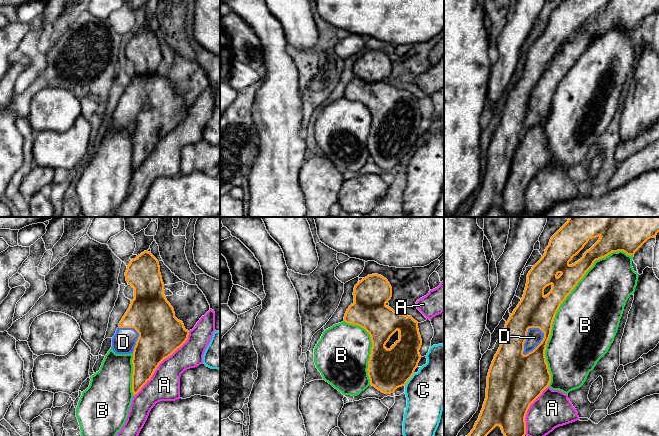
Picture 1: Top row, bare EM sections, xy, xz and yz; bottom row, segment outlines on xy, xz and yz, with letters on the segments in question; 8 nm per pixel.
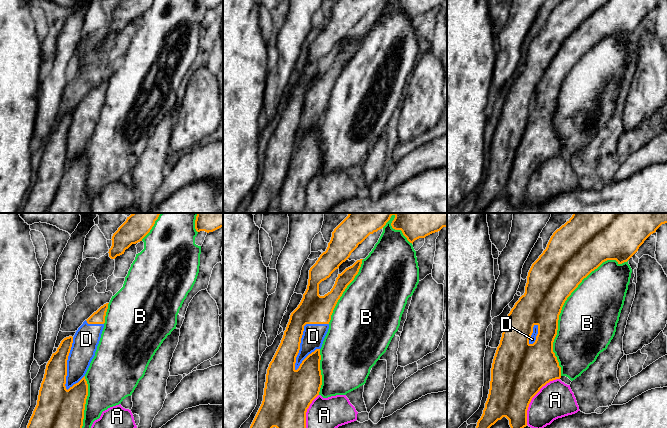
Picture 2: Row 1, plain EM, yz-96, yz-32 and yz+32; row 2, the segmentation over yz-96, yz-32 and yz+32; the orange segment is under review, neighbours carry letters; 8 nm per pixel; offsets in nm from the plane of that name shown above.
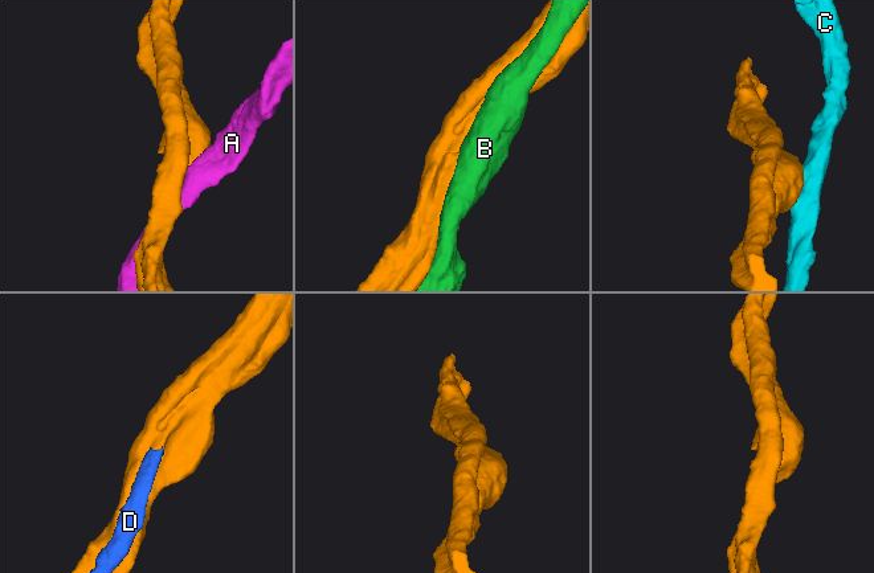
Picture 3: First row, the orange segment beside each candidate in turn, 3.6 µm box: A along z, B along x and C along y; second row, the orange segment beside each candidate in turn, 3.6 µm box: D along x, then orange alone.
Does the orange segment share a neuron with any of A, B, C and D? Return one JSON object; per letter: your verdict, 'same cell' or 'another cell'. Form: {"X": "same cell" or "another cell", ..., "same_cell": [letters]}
{"A": "another cell", "B": "another cell", "C": "another cell", "D": "same cell", "same_cell": ["D"]}

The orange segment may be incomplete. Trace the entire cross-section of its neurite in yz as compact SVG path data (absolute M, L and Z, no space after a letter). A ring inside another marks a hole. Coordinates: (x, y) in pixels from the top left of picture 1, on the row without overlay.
M564 0L551 13L544 31L529 47L523 73L505 100L500 123L488 148L483 184L474 204L464 217L482 217L496 202L500 202L504 212L510 216L519 216L526 211L527 187L551 158L545 126L560 81L596 36L618 27L623 27L630 32L634 31L648 15L656 13L658 8L659 0ZM596 13L599 16L584 29L580 36L570 41L569 38L572 34L584 24L590 15Z

